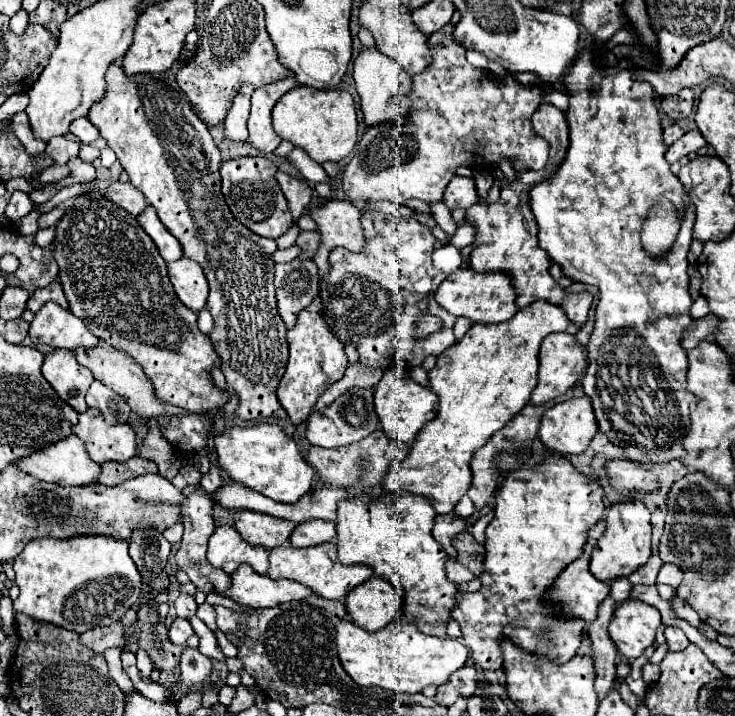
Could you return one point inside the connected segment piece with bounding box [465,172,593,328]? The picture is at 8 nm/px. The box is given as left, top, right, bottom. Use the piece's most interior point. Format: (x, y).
(517, 253)

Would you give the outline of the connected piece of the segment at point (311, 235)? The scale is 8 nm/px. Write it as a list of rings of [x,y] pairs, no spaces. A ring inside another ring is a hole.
[[[301,232],[297,236],[297,246],[303,250],[299,258],[313,258],[319,246],[319,232]]]

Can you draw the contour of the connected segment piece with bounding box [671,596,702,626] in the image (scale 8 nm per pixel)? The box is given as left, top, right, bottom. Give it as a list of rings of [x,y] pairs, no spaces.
[[[675,596],[671,600],[671,606],[677,617],[685,620],[687,623],[691,624],[691,626],[700,626],[702,623],[700,617],[695,614],[695,610],[678,596]]]

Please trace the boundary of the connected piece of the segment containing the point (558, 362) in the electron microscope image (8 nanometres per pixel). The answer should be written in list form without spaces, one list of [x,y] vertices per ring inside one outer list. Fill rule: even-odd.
[[[567,332],[549,334],[539,350],[539,384],[535,386],[529,404],[541,406],[541,404],[547,404],[553,398],[565,394],[569,388],[575,386],[577,380],[583,378],[585,370],[587,370],[587,356],[585,356],[583,348],[577,344],[575,336],[567,334]]]

